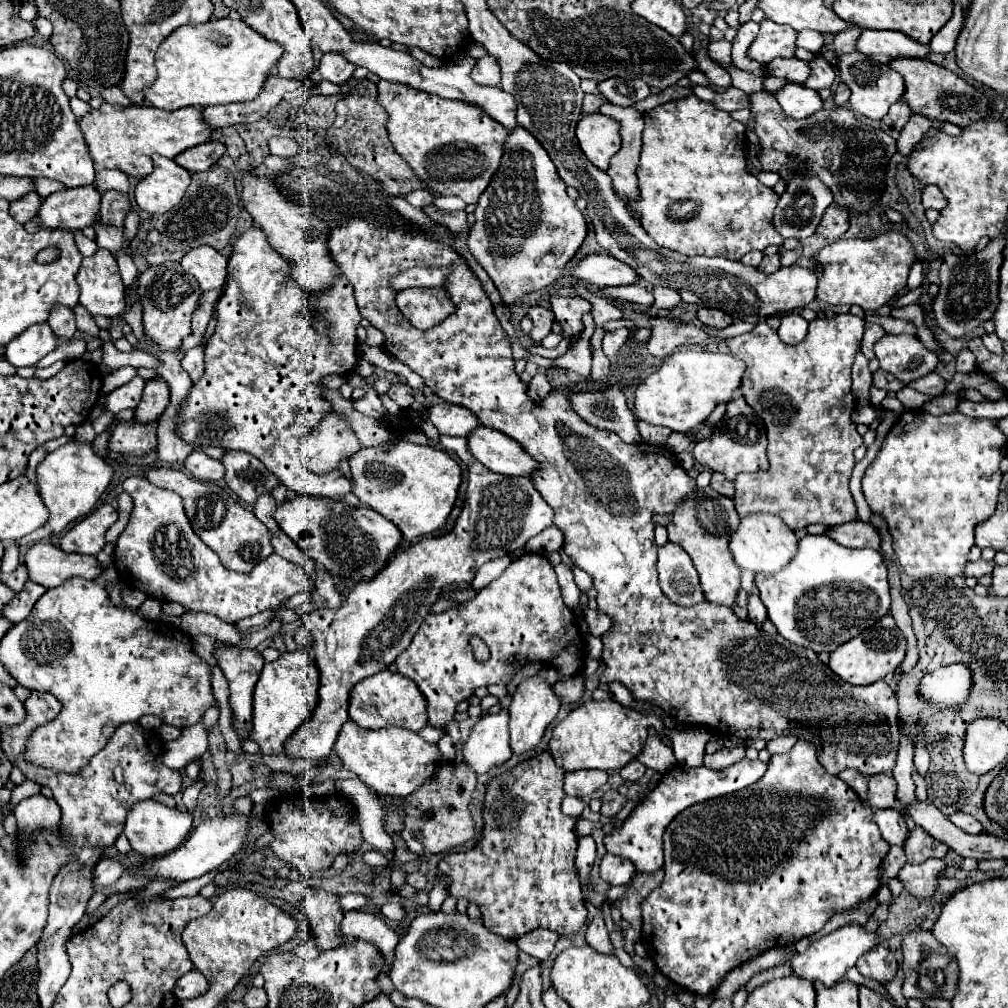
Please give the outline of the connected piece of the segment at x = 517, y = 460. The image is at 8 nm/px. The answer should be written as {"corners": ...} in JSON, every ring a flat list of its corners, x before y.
{"corners":[[479,425,469,435,469,449,477,461,501,475,521,475,533,479,537,461,511,437,491,427]]}

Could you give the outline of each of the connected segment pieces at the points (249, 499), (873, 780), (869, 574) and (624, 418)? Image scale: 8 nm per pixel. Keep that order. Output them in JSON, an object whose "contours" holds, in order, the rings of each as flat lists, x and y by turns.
{"contours":[[[227,451,221,463,225,465,225,483,247,505,253,505,253,499,263,491,273,491,279,485,277,477,257,457,245,451]],[[889,773,869,777,867,803,873,809,893,809,897,805,897,781]],[[827,535,799,539,797,557,781,573,759,573,755,585,777,631,815,653,835,651,887,615,891,605,883,555,875,549,847,549]],[[621,385,597,391,597,393,573,393,571,405,599,429,609,429,621,437,625,443,639,443,641,435,635,425,635,417,627,407,627,399,621,391]]]}

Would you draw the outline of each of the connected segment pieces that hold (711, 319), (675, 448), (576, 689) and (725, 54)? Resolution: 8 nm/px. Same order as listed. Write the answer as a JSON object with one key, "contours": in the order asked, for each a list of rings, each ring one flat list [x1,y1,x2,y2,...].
{"contours":[[[703,307,697,311,697,319,705,325,705,327,717,327,717,329,723,329,727,325,731,325,731,317,727,313,723,313,721,309,709,309,709,307]],[[671,433,667,443,665,443,673,453,681,453,689,447,689,439,687,439,687,433]],[[581,675,577,677,571,677,569,681,557,681,553,687,553,693,559,697,561,703,575,703,583,697,583,691,585,691,585,679]],[[729,41,709,43,709,57,719,63,731,63,731,43]]]}

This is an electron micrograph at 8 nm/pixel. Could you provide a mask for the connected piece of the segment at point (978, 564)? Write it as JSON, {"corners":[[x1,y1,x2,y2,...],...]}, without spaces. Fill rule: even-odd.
{"corners":[[983,559,975,561,975,563,967,563,967,569,965,569,965,575,971,575,971,577,983,577,983,575,989,575,993,571,993,563,987,563]]}

